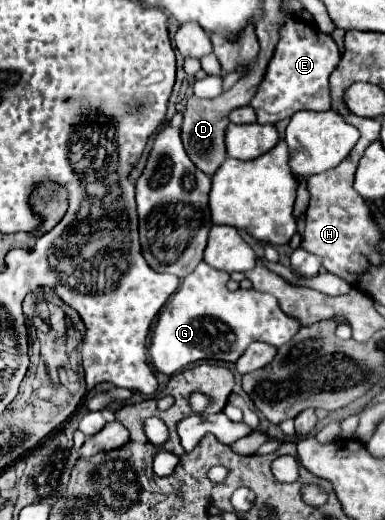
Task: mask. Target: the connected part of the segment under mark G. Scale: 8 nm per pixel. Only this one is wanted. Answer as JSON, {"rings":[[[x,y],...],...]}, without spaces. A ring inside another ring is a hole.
{"rings":[[[207,263],[197,265],[197,269],[181,281],[177,293],[163,305],[153,329],[149,355],[157,371],[173,375],[185,365],[205,359],[235,363],[253,341],[281,347],[299,331],[301,323],[285,315],[273,295],[255,289],[229,291],[227,281],[228,273],[217,271]]]}

